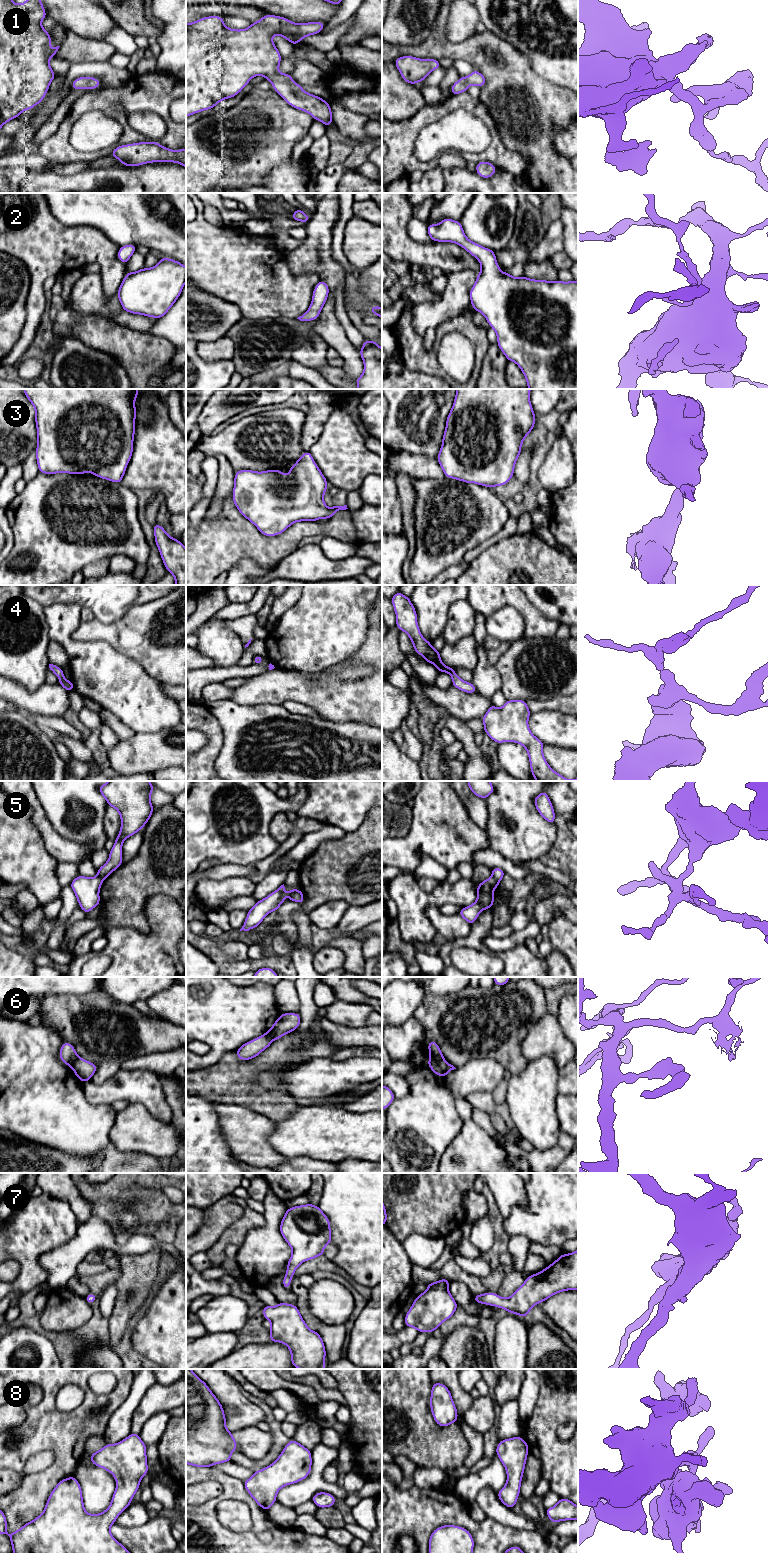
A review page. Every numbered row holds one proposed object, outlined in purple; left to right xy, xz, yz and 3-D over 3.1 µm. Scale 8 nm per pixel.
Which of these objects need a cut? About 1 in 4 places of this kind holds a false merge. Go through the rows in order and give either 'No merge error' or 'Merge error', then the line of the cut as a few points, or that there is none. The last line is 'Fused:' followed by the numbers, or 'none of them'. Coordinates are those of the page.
1: No merge error. No split
2: No merge error. No split
3: No merge error. No split
4: No merge error. No split
5: Merge error. Split along xz (299, 889), (289, 899)
6: Merge error. Split along yz (430, 1055), (443, 1059)
7: No merge error. No split
8: No merge error. No split
Fused: 5, 6

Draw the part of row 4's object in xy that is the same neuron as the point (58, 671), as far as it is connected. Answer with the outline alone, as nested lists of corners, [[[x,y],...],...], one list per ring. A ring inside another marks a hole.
[[[49,664],[49,668],[59,678],[59,684],[65,690],[67,690],[67,691],[75,690],[73,682],[71,680],[67,681],[65,679],[62,668],[60,668],[60,667],[56,666],[56,665],[53,665],[53,664]]]

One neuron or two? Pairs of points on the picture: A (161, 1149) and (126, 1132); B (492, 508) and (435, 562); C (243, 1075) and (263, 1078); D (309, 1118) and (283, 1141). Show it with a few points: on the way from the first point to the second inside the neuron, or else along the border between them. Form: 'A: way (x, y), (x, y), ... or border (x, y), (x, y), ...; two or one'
A: way (152, 1140), (142, 1132), (135, 1132); one
B: way (481, 525), (481, 528), (474, 536), (452, 554); one
C: border (276, 1066), (260, 1072), (255, 1077), (254, 1082); two
D: way (303, 1124), (289, 1138); one

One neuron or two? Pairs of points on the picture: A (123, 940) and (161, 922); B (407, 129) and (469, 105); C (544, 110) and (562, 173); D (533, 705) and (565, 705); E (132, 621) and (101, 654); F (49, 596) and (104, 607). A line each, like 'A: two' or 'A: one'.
A: one
B: one
C: one
D: one
E: two
F: one

